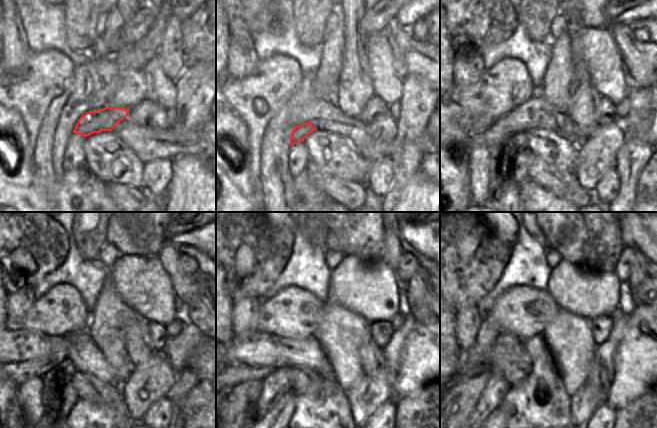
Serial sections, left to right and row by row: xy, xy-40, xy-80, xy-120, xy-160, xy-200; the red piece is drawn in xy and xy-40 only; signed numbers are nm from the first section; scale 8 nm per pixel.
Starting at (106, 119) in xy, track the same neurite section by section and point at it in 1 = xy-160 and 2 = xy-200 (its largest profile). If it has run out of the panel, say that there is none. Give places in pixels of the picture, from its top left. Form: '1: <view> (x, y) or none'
1: xy-160 (277, 383)
2: xy-200 (491, 397)

